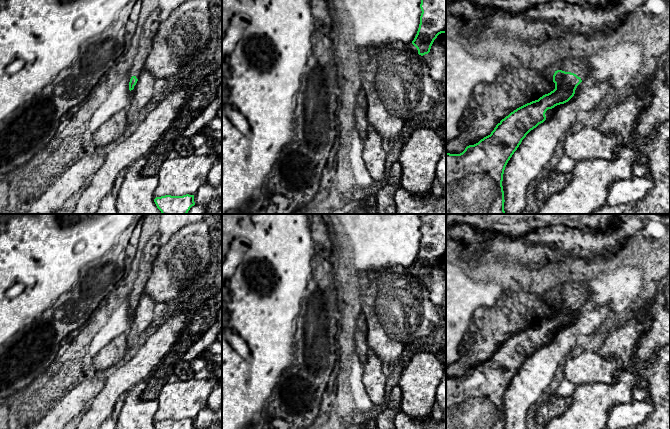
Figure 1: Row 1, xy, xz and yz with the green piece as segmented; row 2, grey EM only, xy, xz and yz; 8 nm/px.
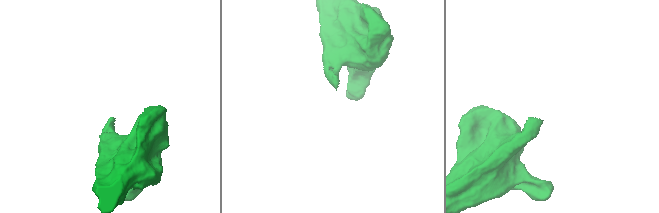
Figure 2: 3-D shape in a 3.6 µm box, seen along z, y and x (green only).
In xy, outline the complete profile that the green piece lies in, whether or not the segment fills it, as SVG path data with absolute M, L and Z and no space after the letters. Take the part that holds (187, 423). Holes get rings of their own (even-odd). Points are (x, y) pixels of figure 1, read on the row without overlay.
M165 419L154 423L156 429L195 429L194 419L171 420Z

